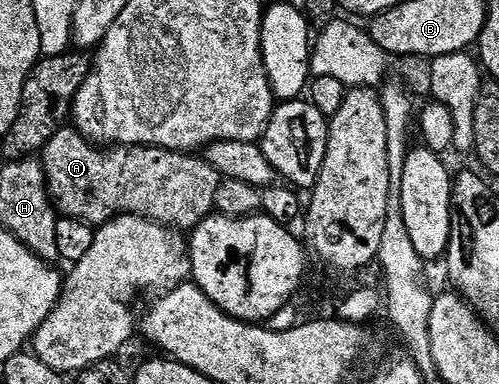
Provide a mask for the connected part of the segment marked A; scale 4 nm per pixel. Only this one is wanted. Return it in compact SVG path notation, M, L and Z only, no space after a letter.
M66 124L51 136L51 140L41 151L39 159L45 169L46 188L54 210L62 218L74 218L92 228L110 222L120 214L134 214L161 226L191 232L204 218L216 211L215 196L223 181L221 173L204 157L193 152L164 150L158 146L110 145L102 149L88 138L84 138L72 125Z

